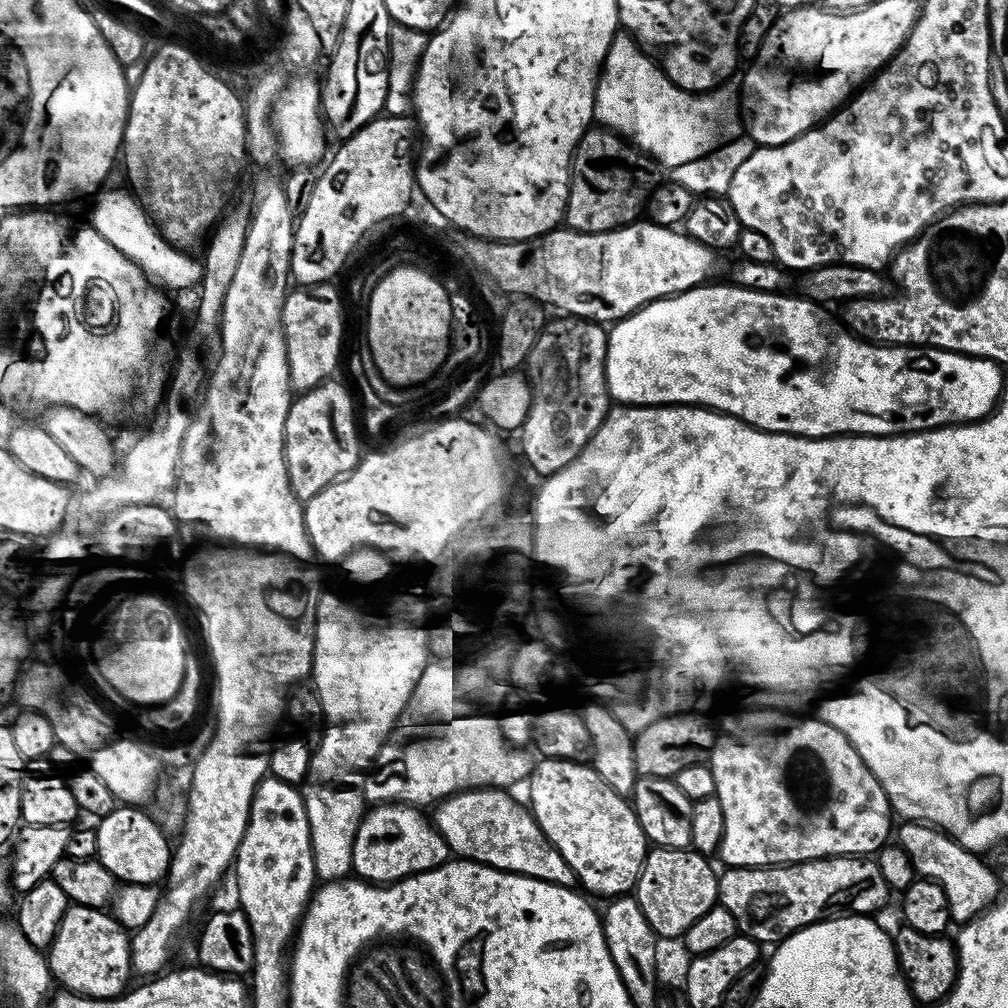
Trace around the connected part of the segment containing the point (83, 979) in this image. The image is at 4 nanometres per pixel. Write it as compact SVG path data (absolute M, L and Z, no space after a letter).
M73 903L65 912L60 929L52 939L46 952L46 968L56 975L56 980L67 991L77 996L92 997L95 1000L113 1000L129 987L128 976L132 972L132 950L130 936L125 929L119 927L115 915L104 913L100 906Z

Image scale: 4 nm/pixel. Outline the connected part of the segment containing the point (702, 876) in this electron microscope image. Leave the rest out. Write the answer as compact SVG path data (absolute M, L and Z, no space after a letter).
M668 848L649 851L644 869L640 871L640 879L636 881L634 895L642 906L642 910L650 918L655 912L665 912L670 919L676 920L677 929L689 928L710 906L708 900L708 876L702 869L675 868L675 864L684 864L688 856L682 849L671 852Z

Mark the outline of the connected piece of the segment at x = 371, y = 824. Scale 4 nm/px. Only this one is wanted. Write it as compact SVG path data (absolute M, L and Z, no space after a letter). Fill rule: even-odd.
M400 802L381 803L363 813L352 847L352 872L365 882L383 886L438 868L449 859L449 841L428 825L423 811Z

